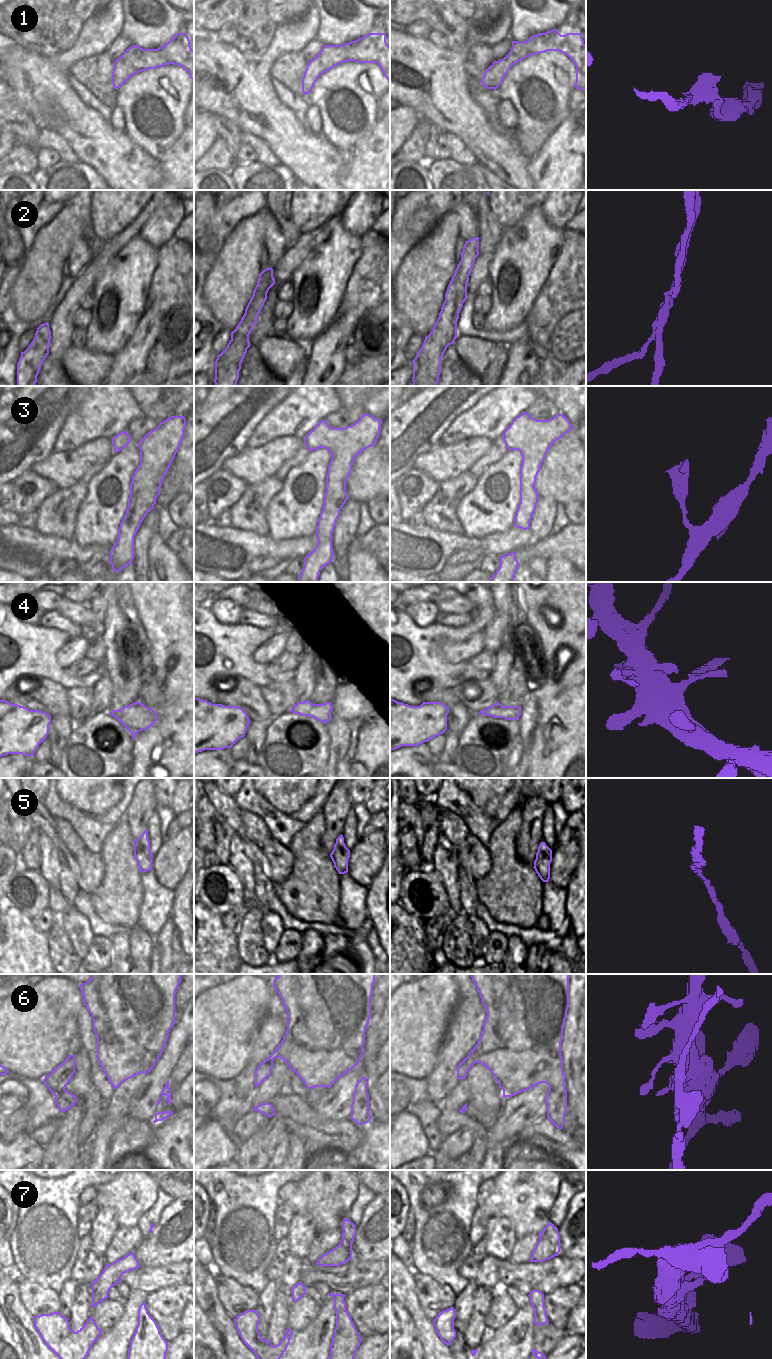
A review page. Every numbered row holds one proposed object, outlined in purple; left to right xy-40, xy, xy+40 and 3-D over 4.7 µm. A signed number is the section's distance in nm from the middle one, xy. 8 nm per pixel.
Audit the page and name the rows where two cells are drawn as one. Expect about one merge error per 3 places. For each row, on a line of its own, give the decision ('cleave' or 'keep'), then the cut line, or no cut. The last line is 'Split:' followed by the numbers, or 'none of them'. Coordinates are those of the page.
1: keep | no cut
2: cleave | xy+40 (425, 339), (434, 339), (438, 343), (450, 344)
3: keep | no cut
4: keep | no cut
5: keep | no cut
6: cleave | xy+40 (468, 1055), (475, 1062)
7: keep | no cut
Split: 2, 6

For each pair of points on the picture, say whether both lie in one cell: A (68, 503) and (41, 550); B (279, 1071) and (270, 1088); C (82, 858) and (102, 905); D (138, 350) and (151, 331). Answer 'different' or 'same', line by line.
A: different
B: different
C: different
D: same

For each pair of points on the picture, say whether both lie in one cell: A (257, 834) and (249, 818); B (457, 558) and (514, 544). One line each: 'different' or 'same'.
A: same
B: different

